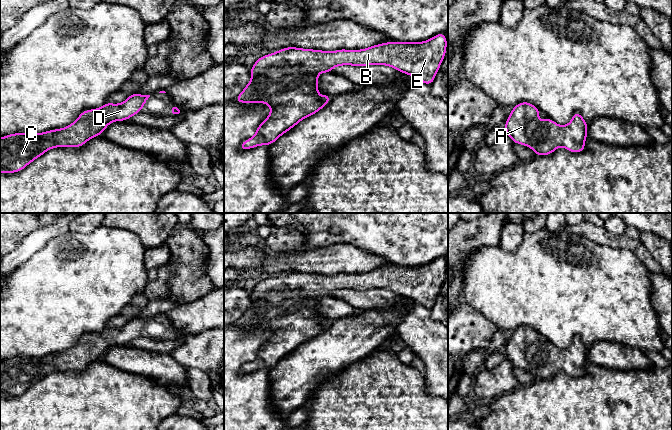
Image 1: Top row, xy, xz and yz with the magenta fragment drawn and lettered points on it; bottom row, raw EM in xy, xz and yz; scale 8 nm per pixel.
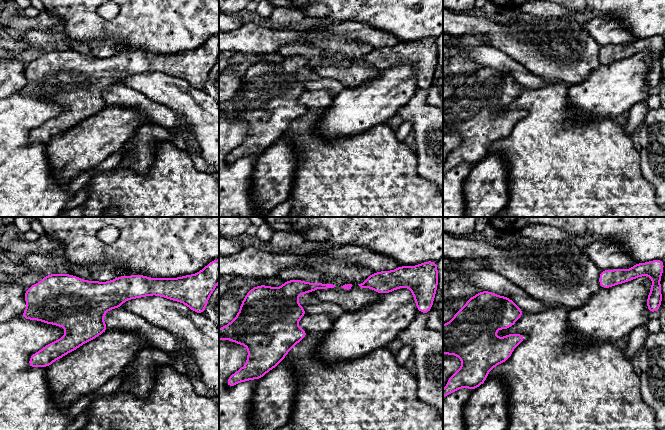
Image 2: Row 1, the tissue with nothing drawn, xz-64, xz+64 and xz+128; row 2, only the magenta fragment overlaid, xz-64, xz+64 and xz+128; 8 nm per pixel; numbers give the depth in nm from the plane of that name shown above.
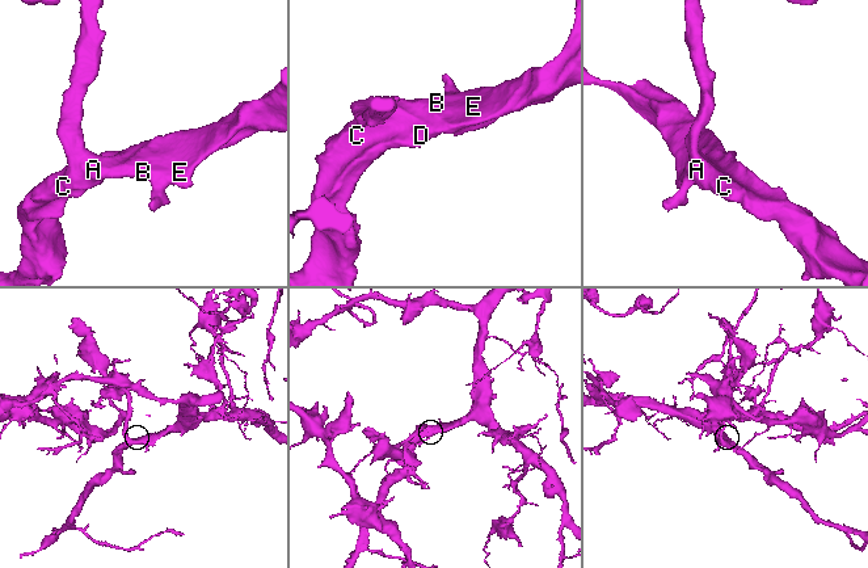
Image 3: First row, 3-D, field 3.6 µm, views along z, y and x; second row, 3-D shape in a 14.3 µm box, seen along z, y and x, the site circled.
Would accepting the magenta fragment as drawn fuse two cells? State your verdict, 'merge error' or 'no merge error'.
no merge error

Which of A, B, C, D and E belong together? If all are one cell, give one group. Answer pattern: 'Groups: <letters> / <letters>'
Groups: A B C D E

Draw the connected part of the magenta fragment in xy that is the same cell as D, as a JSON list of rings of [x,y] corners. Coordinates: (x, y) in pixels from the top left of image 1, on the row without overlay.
[[[134,317],[120,328],[105,327],[101,332],[83,335],[70,349],[43,357],[14,357],[0,362],[0,397],[15,397],[23,394],[32,385],[55,371],[81,371],[88,364],[101,359],[115,345],[128,344],[140,336],[150,319]]]

